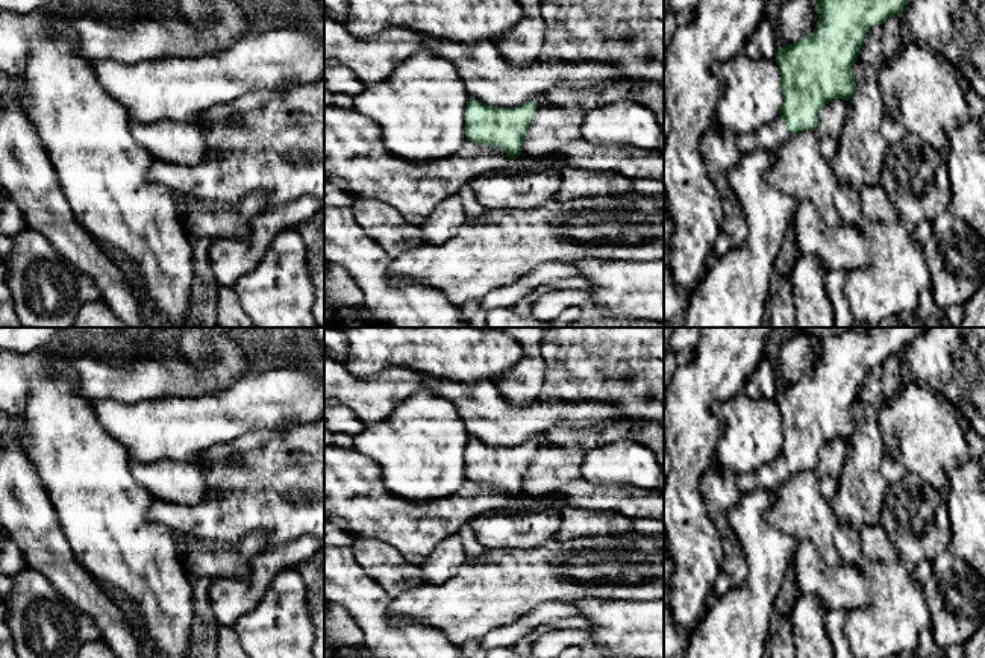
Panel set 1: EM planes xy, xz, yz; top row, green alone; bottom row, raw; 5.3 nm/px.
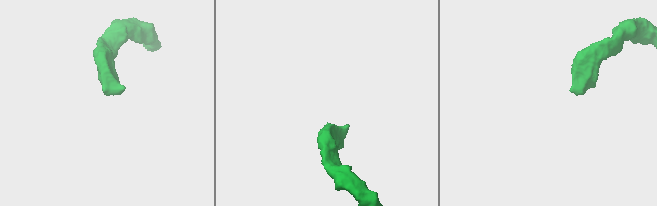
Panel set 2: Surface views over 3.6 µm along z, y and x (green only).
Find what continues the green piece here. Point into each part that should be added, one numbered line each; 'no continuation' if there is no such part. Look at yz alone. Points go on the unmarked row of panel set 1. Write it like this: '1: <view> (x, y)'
1: yz (770, 476)

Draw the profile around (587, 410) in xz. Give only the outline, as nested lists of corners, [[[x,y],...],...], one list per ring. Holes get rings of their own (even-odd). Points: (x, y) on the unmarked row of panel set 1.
[[[324,353],[324,406],[347,406],[365,426],[385,420],[396,406],[421,390],[456,408],[468,438],[494,447],[517,447],[529,441],[539,444],[544,434],[556,428],[624,417],[606,402],[538,399],[529,406],[512,406],[494,381],[467,385],[406,367],[391,367],[386,376],[359,379],[342,359]]]

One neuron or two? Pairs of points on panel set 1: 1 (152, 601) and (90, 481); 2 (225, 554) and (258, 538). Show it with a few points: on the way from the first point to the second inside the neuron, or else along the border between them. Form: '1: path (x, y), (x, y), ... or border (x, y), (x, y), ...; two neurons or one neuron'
1: path (146, 570), (108, 532), (102, 511); one neuron
2: path (232, 554), (243, 554), (250, 546); one neuron

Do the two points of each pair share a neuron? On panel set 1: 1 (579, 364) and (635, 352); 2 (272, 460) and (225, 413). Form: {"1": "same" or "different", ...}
{"1": "same", "2": "different"}

